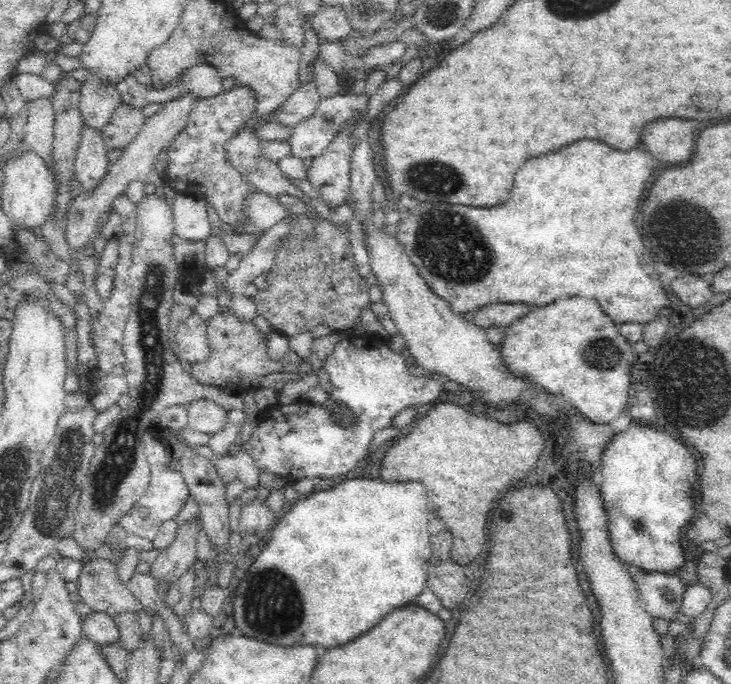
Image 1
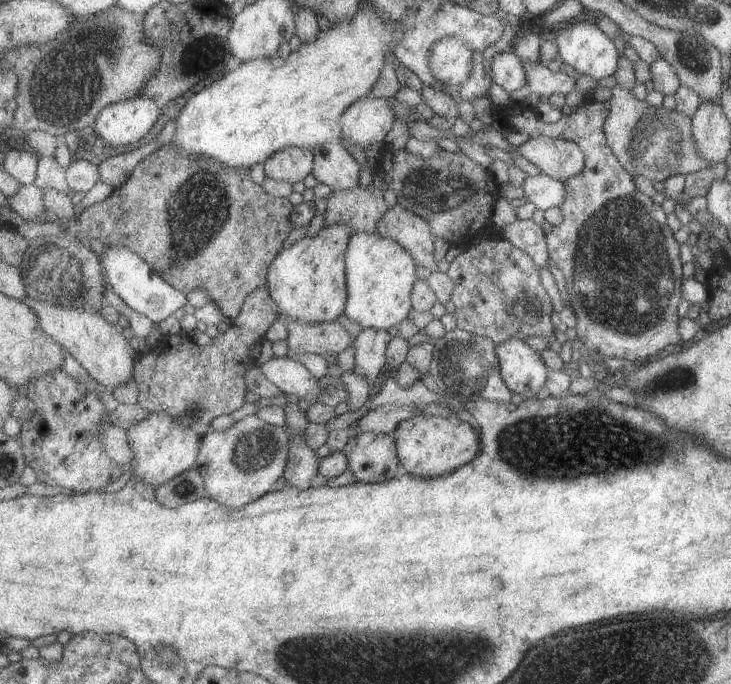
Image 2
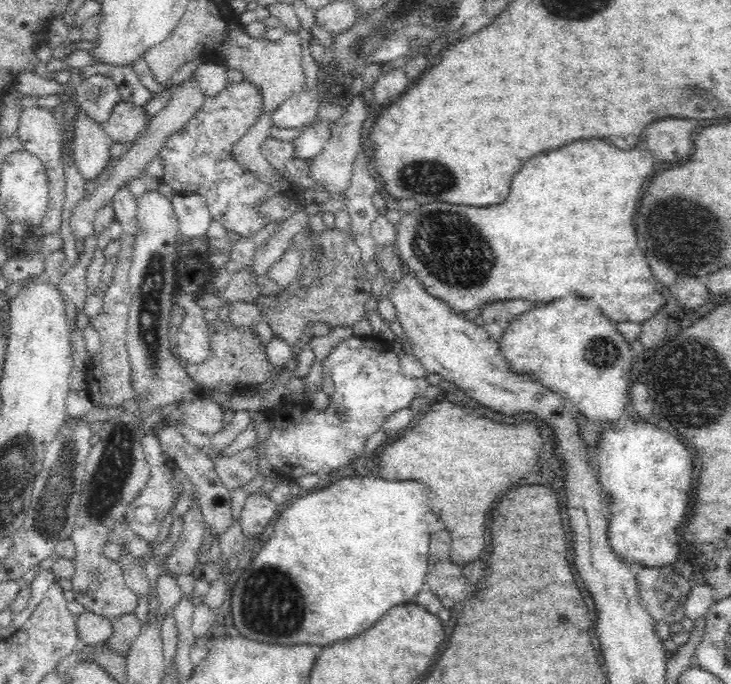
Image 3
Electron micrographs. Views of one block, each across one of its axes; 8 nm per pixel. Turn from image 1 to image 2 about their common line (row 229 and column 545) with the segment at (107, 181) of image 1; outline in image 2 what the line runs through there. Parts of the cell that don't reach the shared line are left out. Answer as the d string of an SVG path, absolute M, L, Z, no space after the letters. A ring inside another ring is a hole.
M523 61L522 66L526 75L526 84L531 94L534 93L536 97L549 97L553 93L566 95L575 90L575 77L569 77L564 72L551 72L545 66L541 66L539 61L535 63Z

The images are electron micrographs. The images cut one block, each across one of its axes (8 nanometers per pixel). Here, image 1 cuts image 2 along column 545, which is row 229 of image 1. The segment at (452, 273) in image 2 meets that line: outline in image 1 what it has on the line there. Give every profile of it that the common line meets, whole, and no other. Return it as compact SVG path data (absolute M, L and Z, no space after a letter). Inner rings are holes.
M289 212L289 214L295 218L292 226L292 234L289 235L289 239L281 245L277 255L277 262L269 274L267 274L267 279L270 280L269 287L263 292L257 290L258 294L256 294L256 297L253 299L254 303L256 303L257 313L267 320L274 332L279 332L279 334L286 336L286 338L292 338L292 336L306 332L306 330L312 330L317 324L328 326L332 331L350 330L350 328L360 321L362 309L370 304L369 289L371 286L368 284L366 278L360 275L354 263L354 252L351 246L352 242L350 241L349 232L343 232L343 230L336 227L332 221L321 221L320 218L317 221L312 221L302 215L296 216L291 212Z

